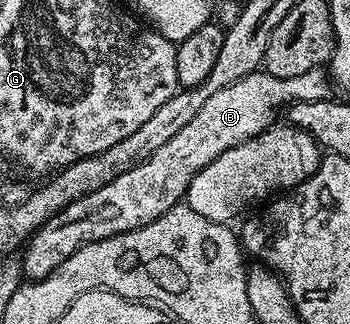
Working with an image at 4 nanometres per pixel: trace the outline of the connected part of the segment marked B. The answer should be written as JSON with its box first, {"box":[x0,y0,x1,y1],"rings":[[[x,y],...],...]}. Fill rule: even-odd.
{"box":[23,68,330,280],"rings":[[[311,68],[306,70],[306,74],[298,74],[294,78],[274,78],[263,70],[246,74],[246,78],[238,78],[238,82],[226,86],[226,90],[218,90],[218,94],[213,94],[204,103],[202,110],[198,110],[195,118],[187,126],[182,126],[182,131],[174,134],[174,138],[170,138],[170,142],[166,142],[166,146],[161,146],[154,154],[150,154],[150,158],[146,158],[146,162],[134,166],[134,170],[126,170],[126,174],[118,174],[118,178],[114,178],[114,182],[109,182],[107,186],[102,186],[102,190],[94,190],[94,194],[86,194],[82,198],[70,202],[70,206],[66,206],[57,216],[47,220],[39,231],[28,240],[23,249],[23,275],[28,280],[41,280],[62,262],[66,262],[66,258],[70,258],[70,254],[82,250],[82,246],[117,236],[123,232],[138,230],[150,222],[162,218],[162,214],[166,214],[166,210],[170,210],[187,197],[192,177],[198,174],[198,170],[210,166],[210,162],[214,162],[214,158],[218,158],[218,154],[226,154],[226,150],[273,127],[277,123],[276,111],[279,108],[280,111],[287,109],[288,105],[296,104],[300,100],[302,102],[327,100],[329,96],[330,76],[324,68]]]}

